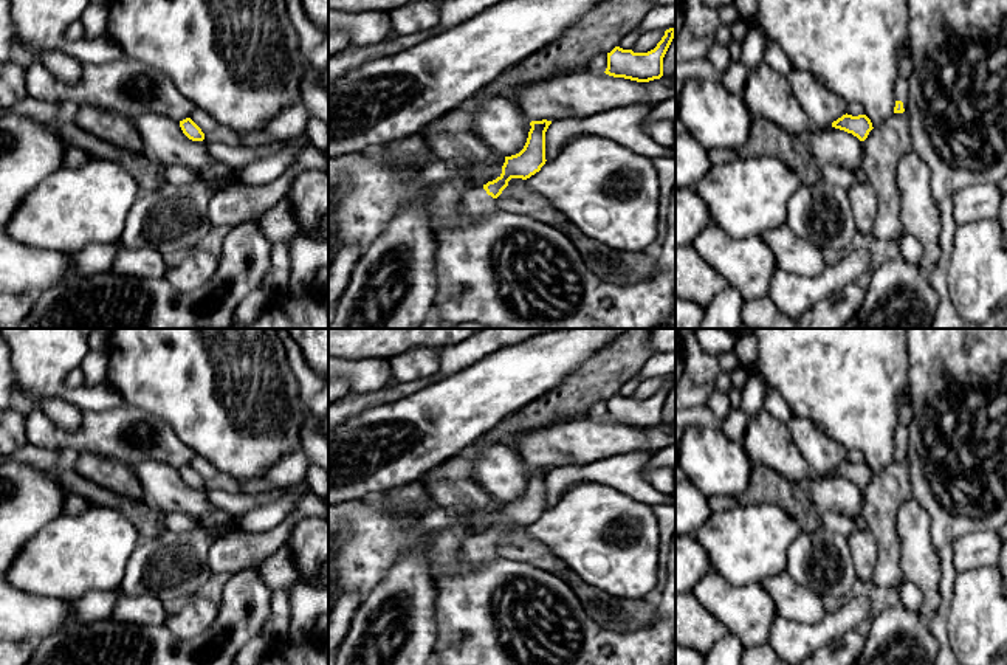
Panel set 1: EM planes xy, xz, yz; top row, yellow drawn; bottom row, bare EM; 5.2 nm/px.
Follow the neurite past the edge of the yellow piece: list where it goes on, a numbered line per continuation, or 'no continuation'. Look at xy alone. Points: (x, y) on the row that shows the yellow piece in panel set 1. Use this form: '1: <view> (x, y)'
no continuation

